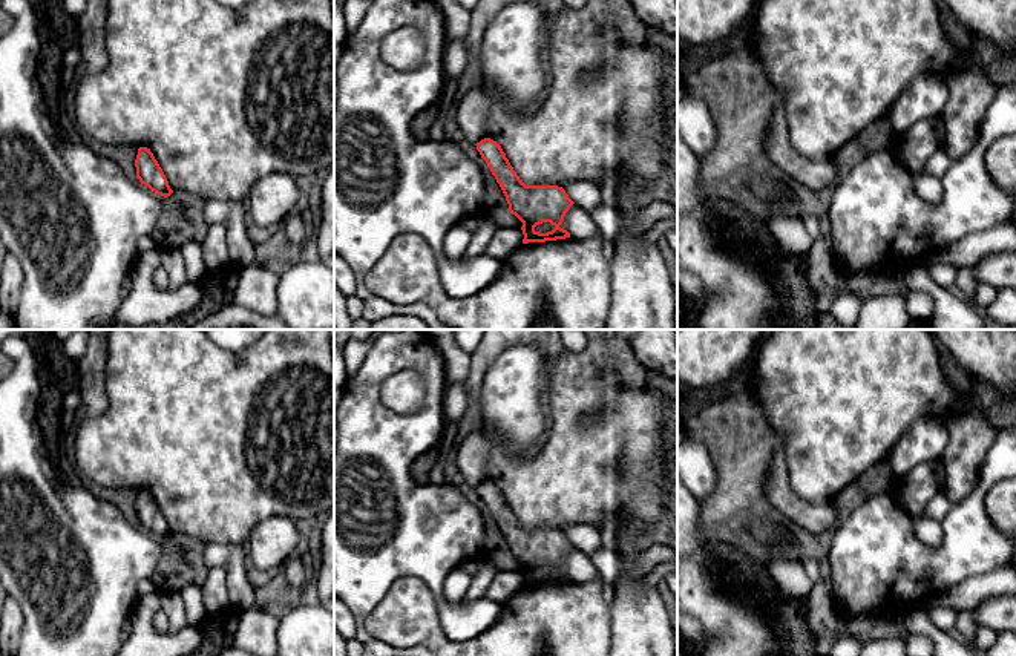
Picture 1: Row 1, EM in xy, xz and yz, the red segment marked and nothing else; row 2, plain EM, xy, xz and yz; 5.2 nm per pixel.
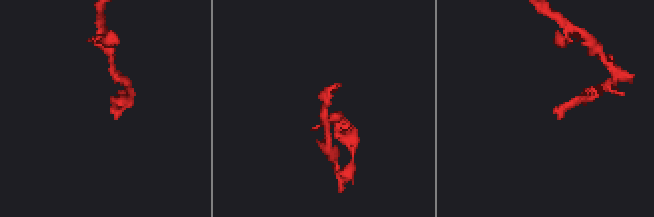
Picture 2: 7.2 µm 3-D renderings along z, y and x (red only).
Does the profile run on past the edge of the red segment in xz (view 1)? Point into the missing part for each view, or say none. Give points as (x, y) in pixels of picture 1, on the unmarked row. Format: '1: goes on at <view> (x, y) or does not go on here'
1: does not go on here

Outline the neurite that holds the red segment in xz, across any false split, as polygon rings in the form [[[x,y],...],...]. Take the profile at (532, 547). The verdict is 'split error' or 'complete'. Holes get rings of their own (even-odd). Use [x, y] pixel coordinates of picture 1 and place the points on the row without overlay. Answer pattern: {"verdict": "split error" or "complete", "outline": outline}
{"verdict": "complete", "outline": [[[484,481],[475,489],[500,527],[509,555],[523,566],[523,587],[570,581],[570,576],[559,569],[575,546],[562,530],[526,529],[497,484]],[[542,566],[550,566],[555,572],[547,576],[536,575],[535,570]]]}

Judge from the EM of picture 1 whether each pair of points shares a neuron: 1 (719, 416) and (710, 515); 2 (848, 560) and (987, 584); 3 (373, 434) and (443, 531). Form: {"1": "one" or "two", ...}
{"1": "one", "2": "two", "3": "one"}

